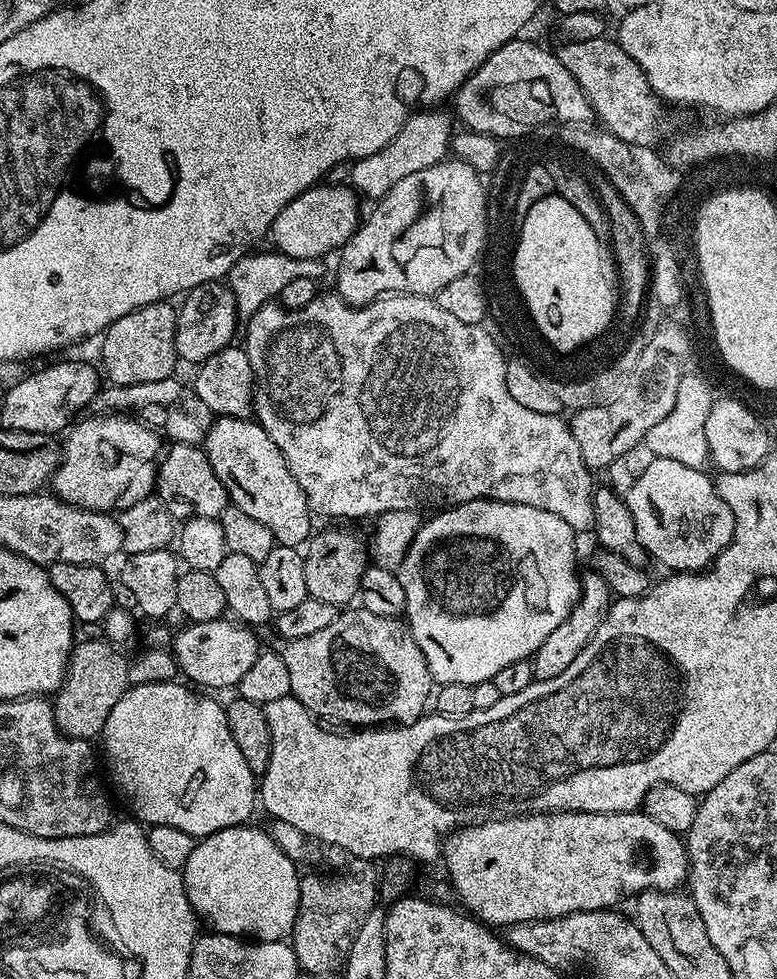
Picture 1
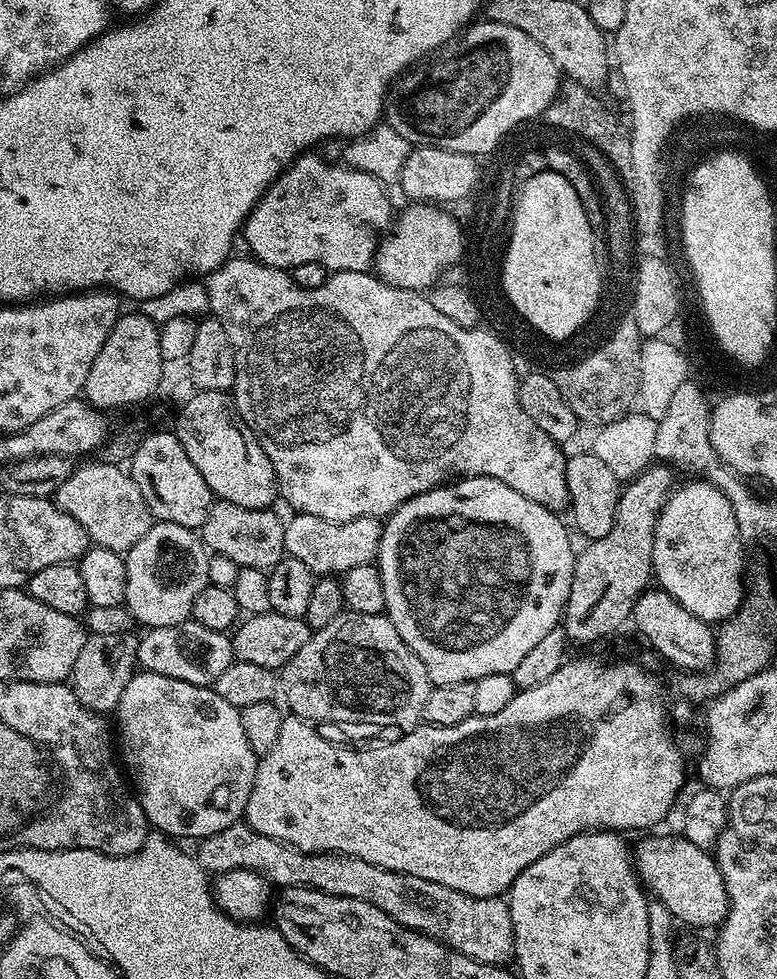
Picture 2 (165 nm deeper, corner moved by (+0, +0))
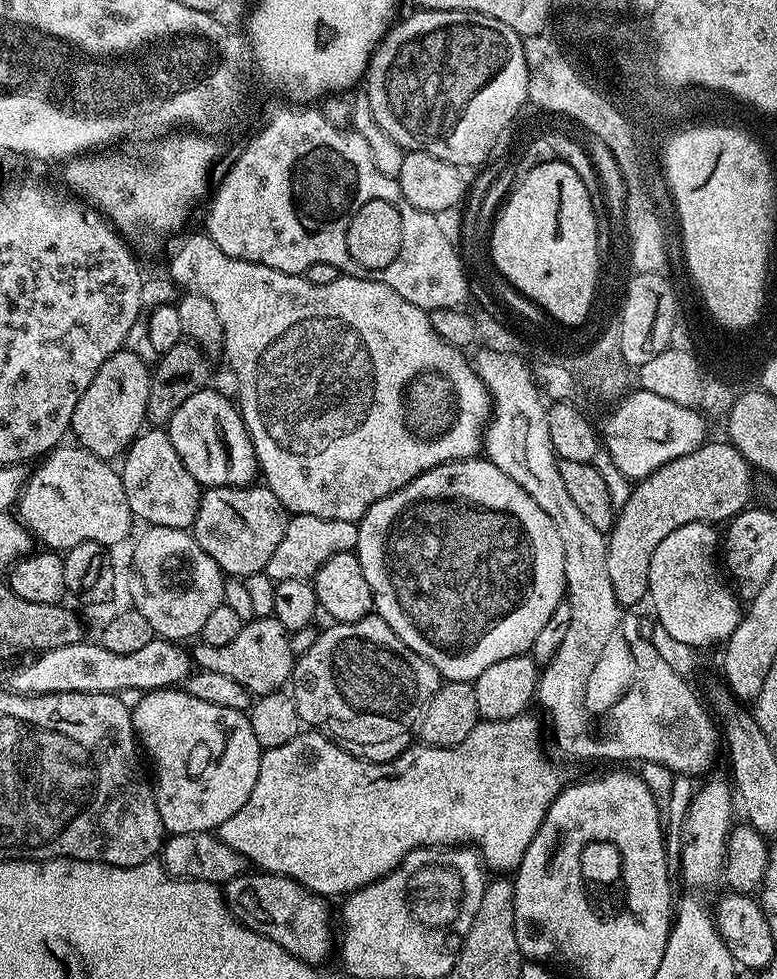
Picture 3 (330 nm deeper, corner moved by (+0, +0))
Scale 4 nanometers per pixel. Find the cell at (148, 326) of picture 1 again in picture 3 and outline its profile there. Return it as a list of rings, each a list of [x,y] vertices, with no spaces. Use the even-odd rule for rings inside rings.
[[[121,350],[106,358],[98,374],[94,374],[94,382],[86,386],[86,394],[74,406],[70,432],[73,437],[76,435],[75,443],[100,460],[112,462],[115,456],[123,457],[148,420],[151,381],[149,361],[138,358],[138,354]]]

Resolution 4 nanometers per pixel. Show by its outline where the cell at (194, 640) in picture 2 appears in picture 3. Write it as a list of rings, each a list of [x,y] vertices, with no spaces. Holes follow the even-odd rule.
[[[153,638],[147,644],[147,646],[142,646],[142,650],[134,650],[134,654],[114,654],[110,650],[106,650],[103,644],[99,642],[93,642],[93,644],[88,644],[89,642],[81,642],[75,644],[74,646],[58,646],[54,650],[49,652],[41,652],[32,660],[29,664],[24,664],[21,668],[16,668],[8,676],[7,687],[13,692],[17,692],[20,696],[41,696],[42,694],[70,694],[71,692],[77,692],[78,694],[125,694],[124,692],[136,692],[135,694],[143,694],[145,692],[153,692],[159,688],[176,688],[177,686],[183,685],[187,681],[188,677],[192,675],[194,671],[194,661],[190,655],[189,649],[187,647],[181,646],[177,641],[174,640],[162,640],[159,638]]]

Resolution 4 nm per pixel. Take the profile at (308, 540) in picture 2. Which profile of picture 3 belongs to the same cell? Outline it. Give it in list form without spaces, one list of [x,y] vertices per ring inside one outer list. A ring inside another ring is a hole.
[[[314,514],[293,515],[286,526],[286,534],[282,534],[282,542],[278,542],[270,562],[266,562],[264,572],[274,581],[288,578],[311,581],[326,558],[353,551],[357,542],[358,524],[355,520],[342,522],[334,518],[314,518]]]

